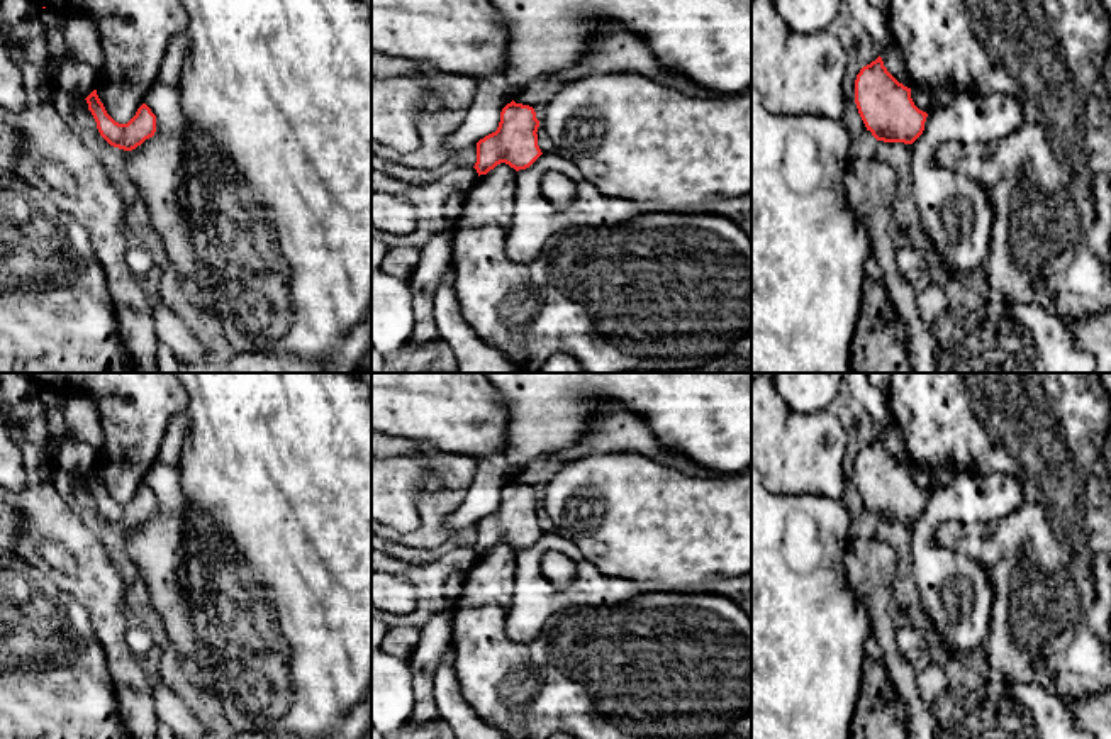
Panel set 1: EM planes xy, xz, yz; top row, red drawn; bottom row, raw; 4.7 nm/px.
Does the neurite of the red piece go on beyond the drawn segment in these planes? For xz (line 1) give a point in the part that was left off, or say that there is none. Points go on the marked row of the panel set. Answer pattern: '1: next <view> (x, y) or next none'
1: next none

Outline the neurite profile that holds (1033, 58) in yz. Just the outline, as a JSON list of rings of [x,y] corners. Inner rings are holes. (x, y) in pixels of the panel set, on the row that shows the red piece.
[[[890,0],[889,25],[897,42],[911,78],[911,90],[931,90],[935,93],[953,93],[962,86],[972,95],[1002,93],[1014,97],[1023,110],[1021,124],[1008,136],[991,142],[963,146],[963,156],[957,168],[979,180],[989,197],[992,208],[992,234],[985,263],[987,280],[992,293],[1008,305],[1038,305],[1064,322],[1111,310],[1111,98],[1103,75],[1111,42],[1111,17],[1101,0],[1040,0],[1038,7],[1026,7],[1023,0]]]

